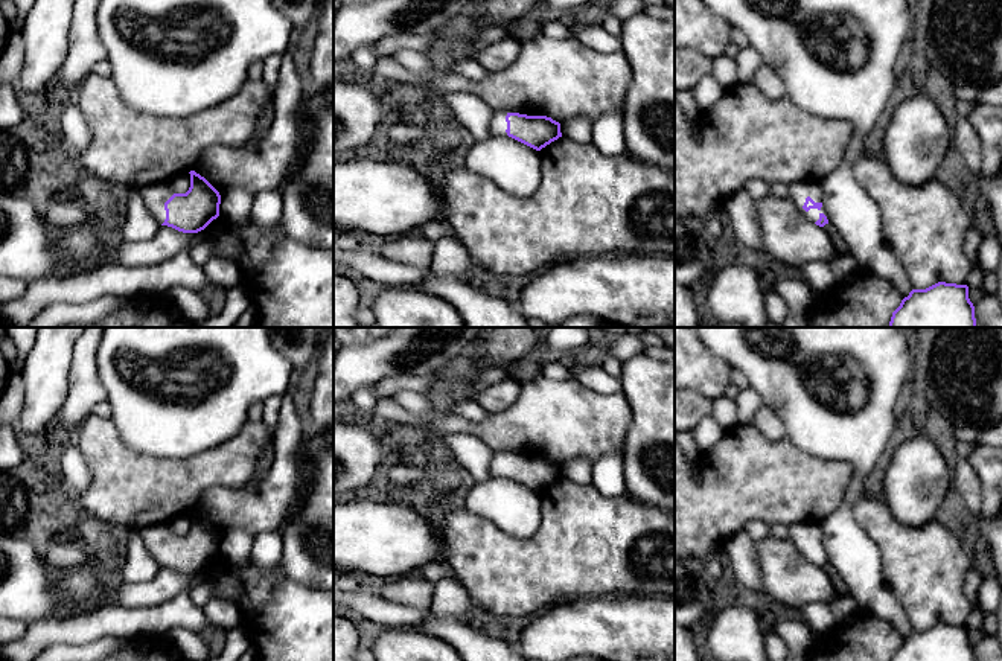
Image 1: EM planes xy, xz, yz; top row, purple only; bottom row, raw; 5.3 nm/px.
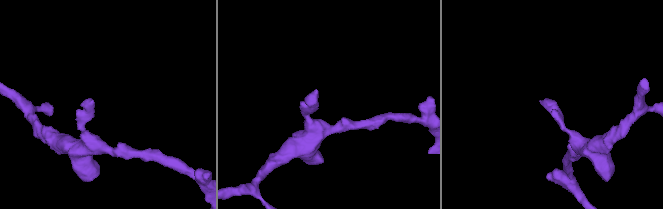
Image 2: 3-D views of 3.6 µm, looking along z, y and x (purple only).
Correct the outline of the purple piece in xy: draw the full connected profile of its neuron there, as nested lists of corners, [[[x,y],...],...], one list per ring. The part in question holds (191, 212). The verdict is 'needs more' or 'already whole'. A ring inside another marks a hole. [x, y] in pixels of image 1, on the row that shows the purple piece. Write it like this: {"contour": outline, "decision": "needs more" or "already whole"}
{"contour": [[[190,171],[190,187],[186,193],[174,193],[168,183],[140,187],[140,195],[161,224],[183,233],[198,233],[219,216],[221,195],[199,174]]], "decision": "needs more"}

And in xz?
{"contour": [[[496,110],[490,126],[493,137],[512,137],[536,151],[562,137],[560,123],[547,116],[527,116]]], "decision": "needs more"}

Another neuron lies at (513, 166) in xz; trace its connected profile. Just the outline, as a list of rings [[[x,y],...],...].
[[[490,136],[475,142],[467,149],[464,168],[518,196],[531,195],[541,184],[541,151],[512,137]]]

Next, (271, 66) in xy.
[[[282,53],[270,55],[266,59],[263,59],[263,76],[262,82],[274,91],[274,87],[279,81],[279,70],[282,67]]]

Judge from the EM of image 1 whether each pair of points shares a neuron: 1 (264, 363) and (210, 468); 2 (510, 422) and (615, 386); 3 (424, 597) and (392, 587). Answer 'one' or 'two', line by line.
1: two
2: two
3: one

